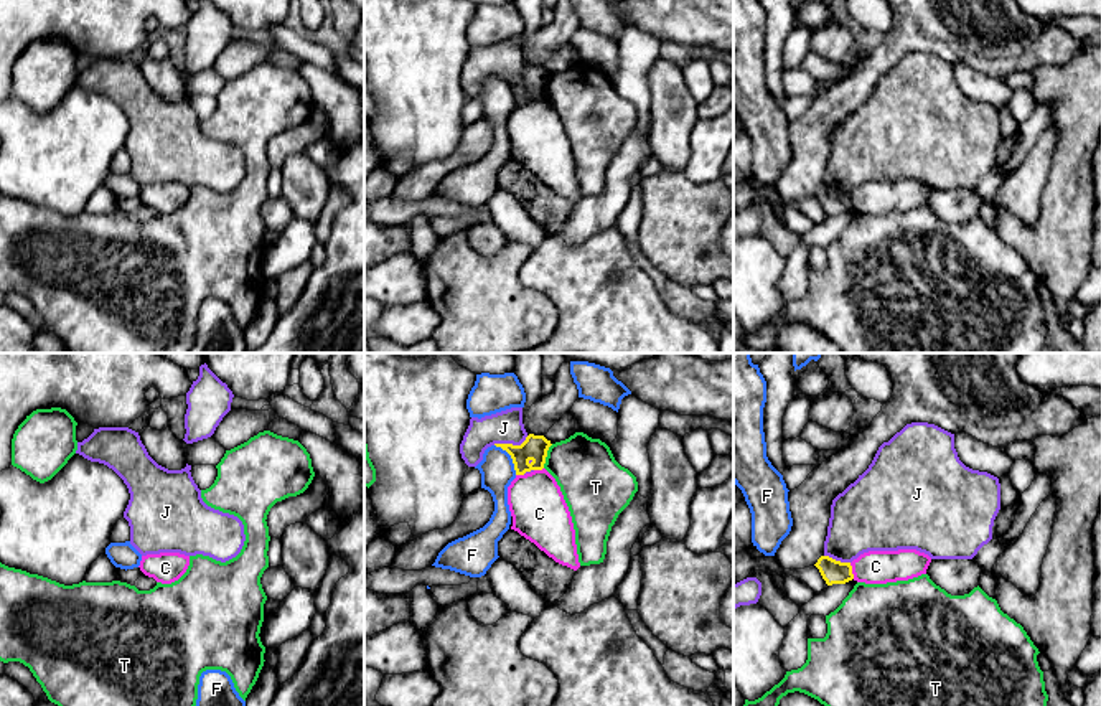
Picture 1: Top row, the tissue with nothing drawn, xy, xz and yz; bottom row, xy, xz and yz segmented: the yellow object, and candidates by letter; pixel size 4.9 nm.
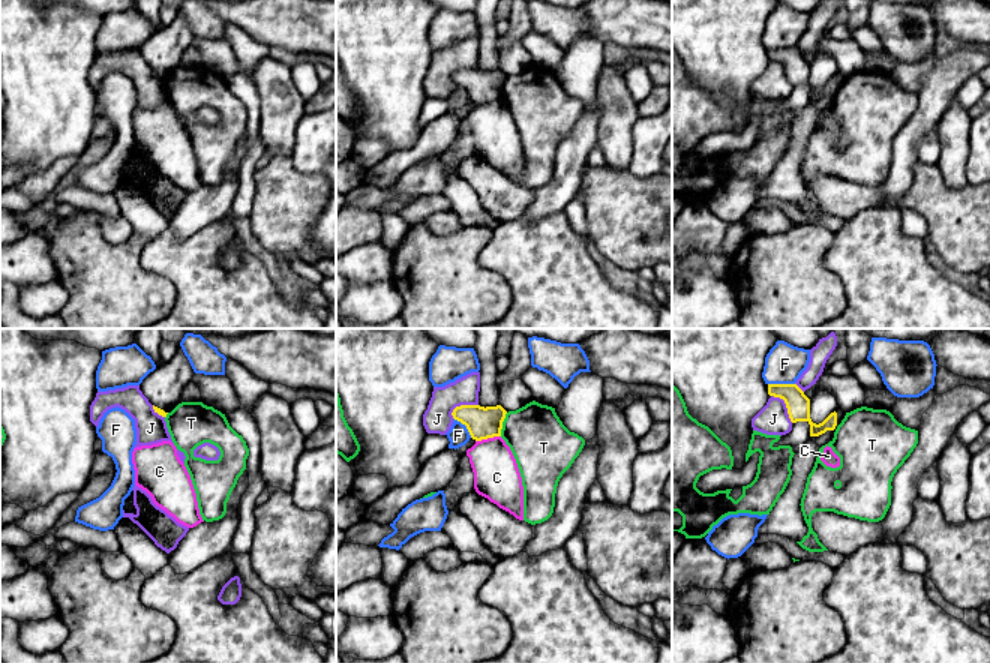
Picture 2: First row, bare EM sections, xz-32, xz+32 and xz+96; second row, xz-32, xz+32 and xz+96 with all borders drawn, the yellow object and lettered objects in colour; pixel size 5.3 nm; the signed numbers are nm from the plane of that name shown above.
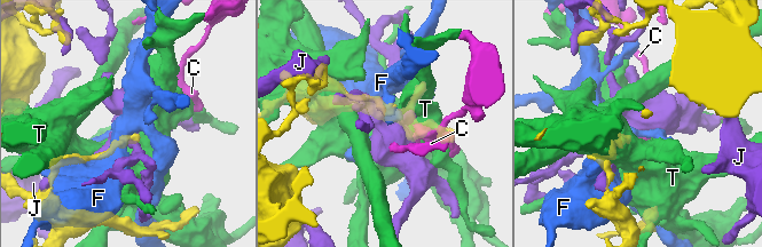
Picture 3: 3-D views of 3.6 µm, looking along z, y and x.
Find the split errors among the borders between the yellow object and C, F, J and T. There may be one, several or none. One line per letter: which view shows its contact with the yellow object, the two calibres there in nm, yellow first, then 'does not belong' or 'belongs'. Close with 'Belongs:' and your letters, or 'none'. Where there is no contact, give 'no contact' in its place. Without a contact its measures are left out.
C: contact in yz; calibres 120 and 160 nm; does not belong
F: contact in xz; calibres 120 and 170 nm; does not belong
J: contact in xz; calibres 120 and 160 nm; does not belong
T: contact in xz; calibres 120 and 300 nm; does not belong
Belongs: none

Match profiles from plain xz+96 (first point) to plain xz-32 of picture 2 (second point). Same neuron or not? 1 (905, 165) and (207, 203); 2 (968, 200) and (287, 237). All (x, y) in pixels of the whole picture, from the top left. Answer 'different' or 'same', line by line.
1: same
2: same

